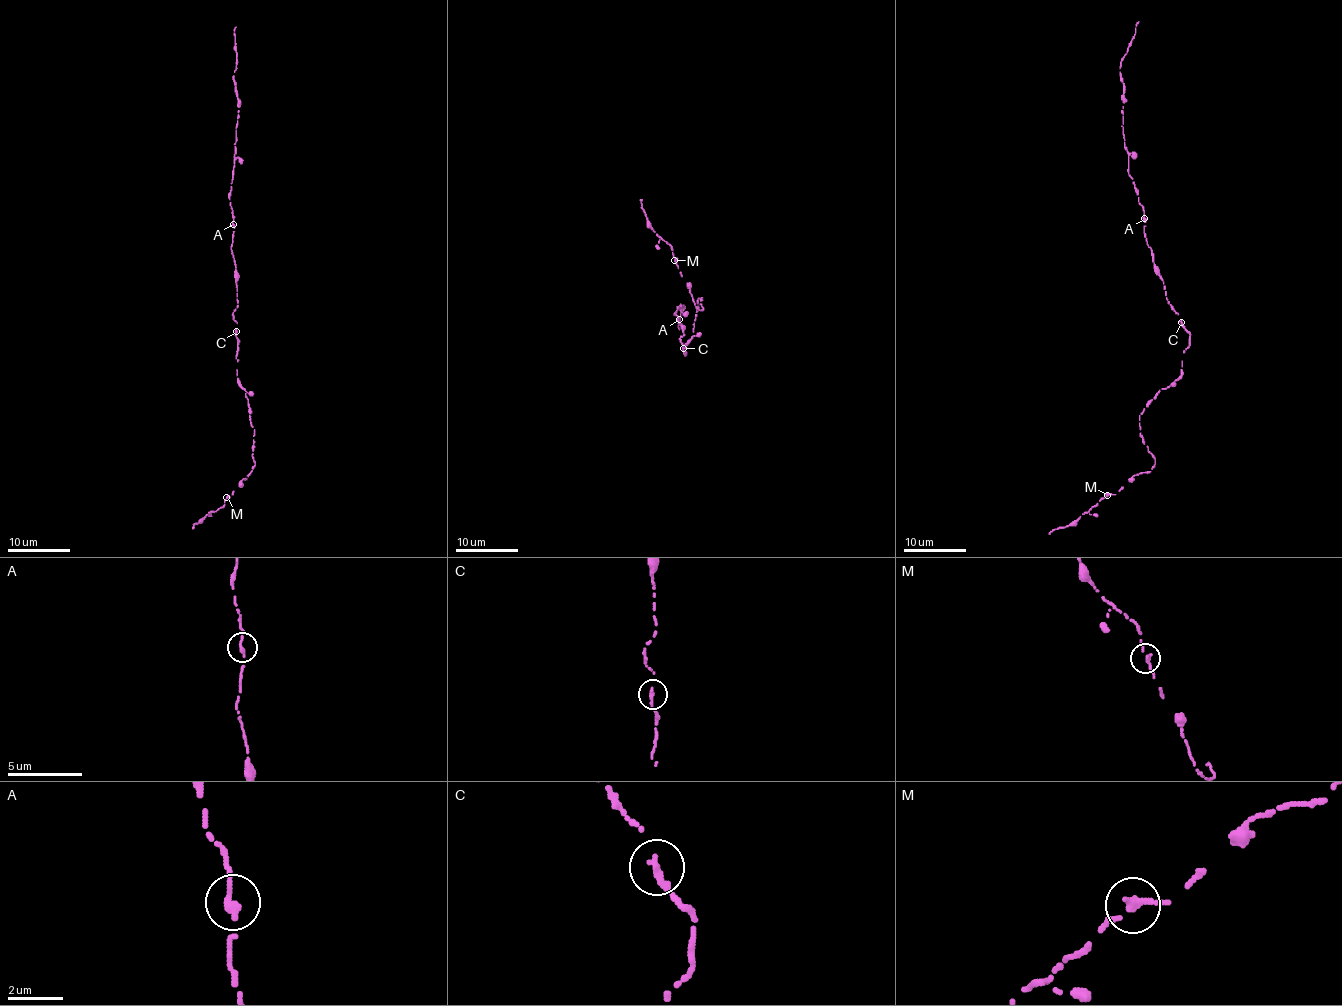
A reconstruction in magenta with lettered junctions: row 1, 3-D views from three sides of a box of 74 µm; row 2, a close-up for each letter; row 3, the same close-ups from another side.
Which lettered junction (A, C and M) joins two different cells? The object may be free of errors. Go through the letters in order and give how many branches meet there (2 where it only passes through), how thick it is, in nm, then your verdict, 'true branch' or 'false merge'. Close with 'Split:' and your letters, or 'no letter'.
A: 2 | 220 nm | true branch
C: 2 | 220 nm | true branch
M: 2 | 240 nm | true branch
Split: no letter

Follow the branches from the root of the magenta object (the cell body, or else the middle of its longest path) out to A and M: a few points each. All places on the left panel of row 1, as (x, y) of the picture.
A: (236, 333), (233, 317), (238, 305), (237, 274), (230, 248), (234, 223)
M: (236, 333), (236, 375), (238, 384), (249, 394), (246, 396), (254, 430), (255, 465), (226, 497)

